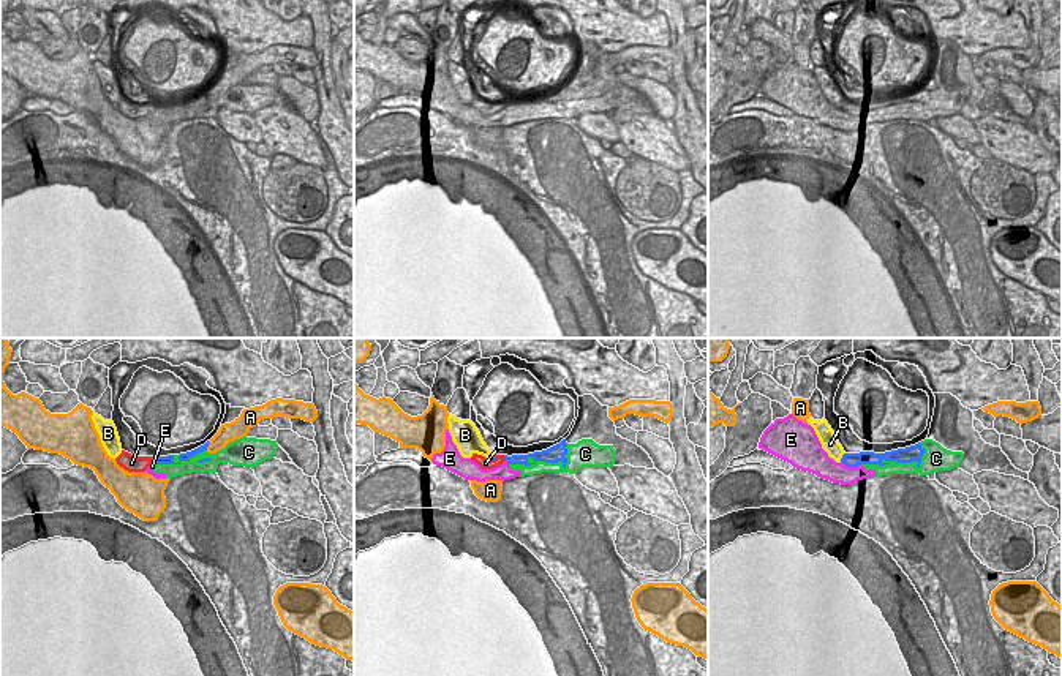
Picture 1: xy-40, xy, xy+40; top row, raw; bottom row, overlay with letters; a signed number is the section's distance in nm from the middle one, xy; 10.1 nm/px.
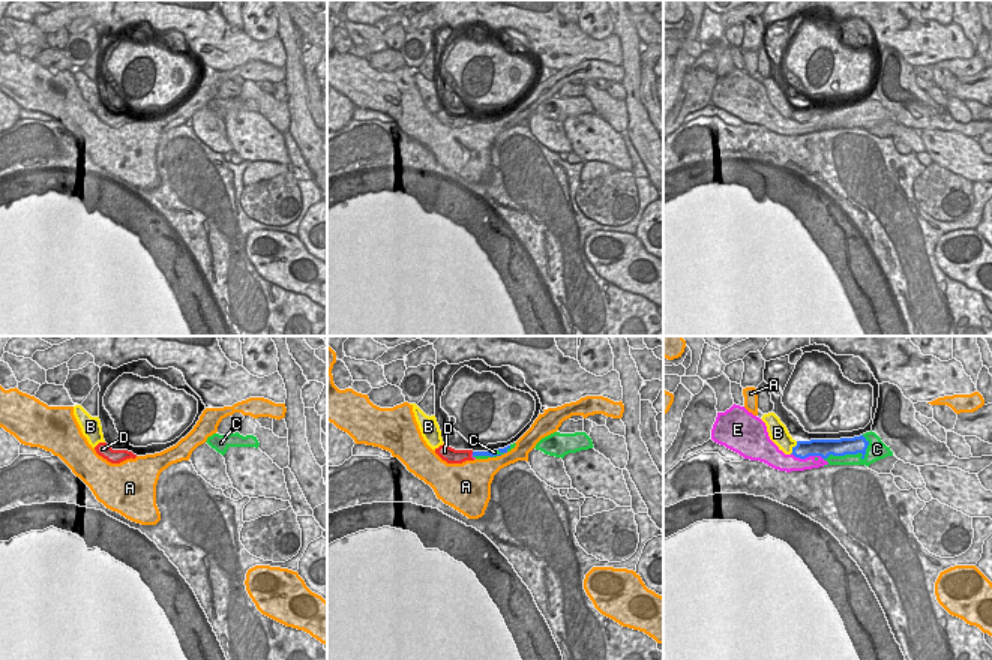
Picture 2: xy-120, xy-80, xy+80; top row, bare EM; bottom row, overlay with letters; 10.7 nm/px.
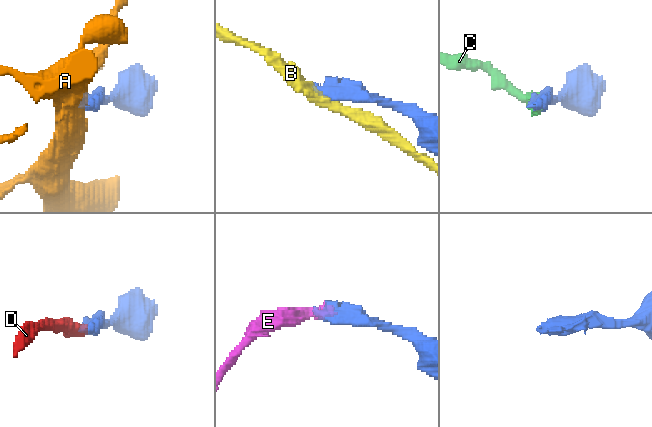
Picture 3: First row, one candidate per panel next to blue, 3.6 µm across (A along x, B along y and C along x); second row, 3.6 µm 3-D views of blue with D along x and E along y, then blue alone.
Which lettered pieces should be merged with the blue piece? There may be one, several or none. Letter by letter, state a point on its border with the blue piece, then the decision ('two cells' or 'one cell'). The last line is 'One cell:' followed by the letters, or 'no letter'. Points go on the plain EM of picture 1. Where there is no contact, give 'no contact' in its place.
A: meets blue in xy-40 at (207, 92); two cells
B: meets blue in xy+40 at (843, 103); two cells
C: meets blue in xy at (546, 108); two cells
D: meets blue in xy-40 at (154, 106); one cell
E: meets blue in xy+40 at (851, 112); two cells
One cell: D

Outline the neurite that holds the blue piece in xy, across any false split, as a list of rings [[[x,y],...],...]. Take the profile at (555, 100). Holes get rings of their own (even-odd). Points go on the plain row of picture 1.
[[[563,85],[559,90],[542,96],[542,98],[534,98],[534,100],[528,100],[528,101],[490,101],[488,104],[473,100],[471,106],[476,107],[482,115],[493,115],[499,111],[503,111],[504,107],[507,111],[525,111],[525,112],[531,112],[536,111],[537,107],[545,107],[545,109],[558,109],[563,107],[563,114],[566,114],[567,109],[567,95],[566,95],[567,88],[566,85]]]

